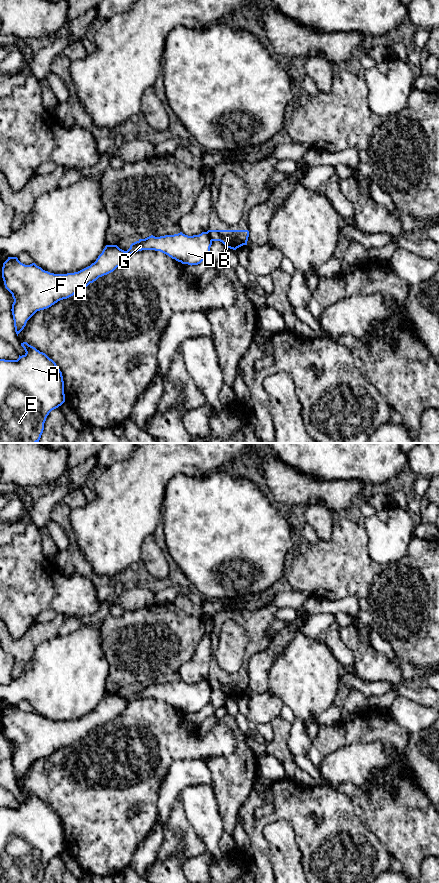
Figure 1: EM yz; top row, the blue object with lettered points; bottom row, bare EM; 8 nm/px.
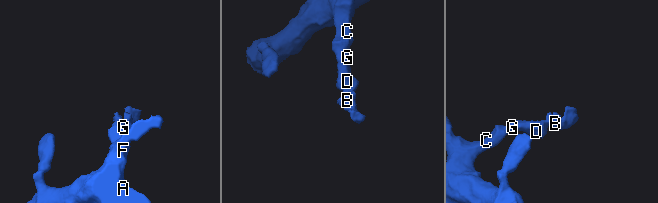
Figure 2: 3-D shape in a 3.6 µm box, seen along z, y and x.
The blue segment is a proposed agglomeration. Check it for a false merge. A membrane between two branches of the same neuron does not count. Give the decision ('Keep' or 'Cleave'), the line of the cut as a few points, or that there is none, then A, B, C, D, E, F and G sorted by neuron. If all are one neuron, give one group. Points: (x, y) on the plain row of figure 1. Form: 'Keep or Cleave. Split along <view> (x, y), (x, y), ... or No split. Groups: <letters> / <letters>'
Cleave. Split along yz (207, 679), (212, 688). Groups: A C D E F G / B

